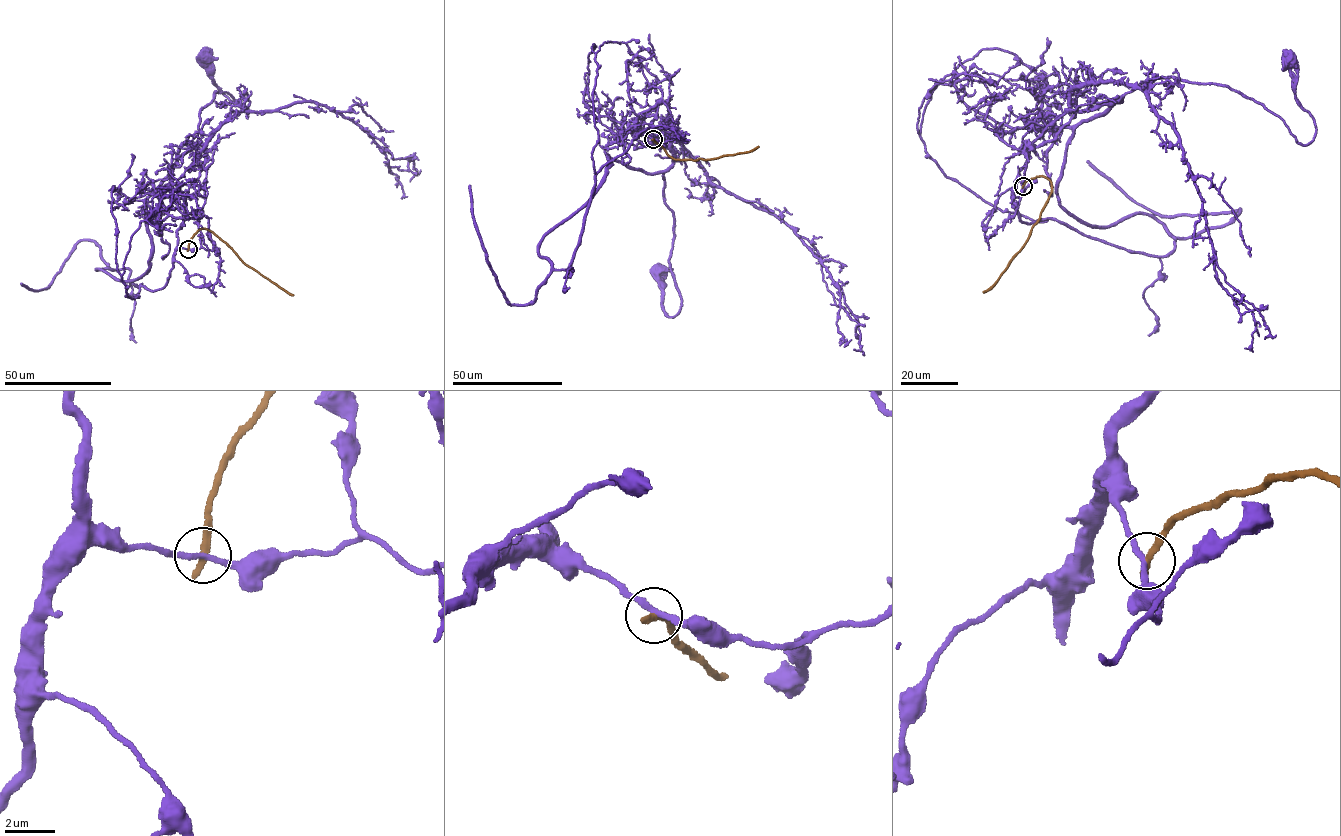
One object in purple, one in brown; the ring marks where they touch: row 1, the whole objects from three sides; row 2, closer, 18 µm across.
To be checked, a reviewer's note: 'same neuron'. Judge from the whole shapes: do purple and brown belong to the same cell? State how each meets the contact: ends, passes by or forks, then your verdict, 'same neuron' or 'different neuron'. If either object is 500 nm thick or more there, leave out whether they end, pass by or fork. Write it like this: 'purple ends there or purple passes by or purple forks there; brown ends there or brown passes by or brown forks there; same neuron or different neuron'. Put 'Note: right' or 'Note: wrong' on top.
Note: wrong
purple passes by; brown ends there; different neuron

